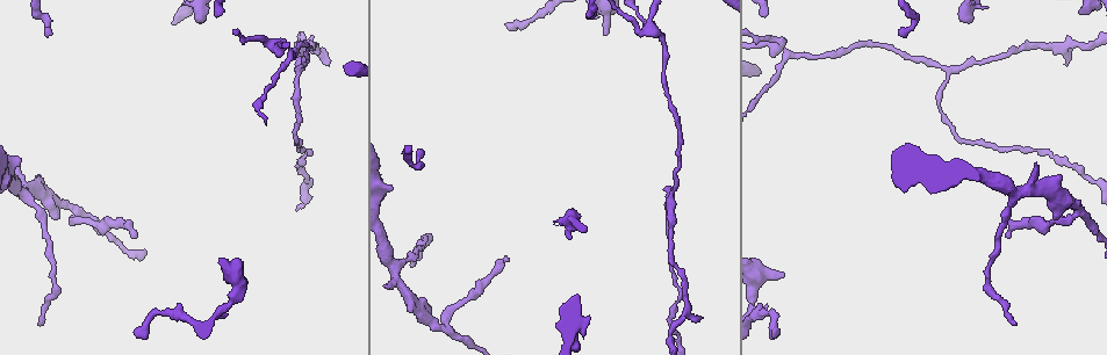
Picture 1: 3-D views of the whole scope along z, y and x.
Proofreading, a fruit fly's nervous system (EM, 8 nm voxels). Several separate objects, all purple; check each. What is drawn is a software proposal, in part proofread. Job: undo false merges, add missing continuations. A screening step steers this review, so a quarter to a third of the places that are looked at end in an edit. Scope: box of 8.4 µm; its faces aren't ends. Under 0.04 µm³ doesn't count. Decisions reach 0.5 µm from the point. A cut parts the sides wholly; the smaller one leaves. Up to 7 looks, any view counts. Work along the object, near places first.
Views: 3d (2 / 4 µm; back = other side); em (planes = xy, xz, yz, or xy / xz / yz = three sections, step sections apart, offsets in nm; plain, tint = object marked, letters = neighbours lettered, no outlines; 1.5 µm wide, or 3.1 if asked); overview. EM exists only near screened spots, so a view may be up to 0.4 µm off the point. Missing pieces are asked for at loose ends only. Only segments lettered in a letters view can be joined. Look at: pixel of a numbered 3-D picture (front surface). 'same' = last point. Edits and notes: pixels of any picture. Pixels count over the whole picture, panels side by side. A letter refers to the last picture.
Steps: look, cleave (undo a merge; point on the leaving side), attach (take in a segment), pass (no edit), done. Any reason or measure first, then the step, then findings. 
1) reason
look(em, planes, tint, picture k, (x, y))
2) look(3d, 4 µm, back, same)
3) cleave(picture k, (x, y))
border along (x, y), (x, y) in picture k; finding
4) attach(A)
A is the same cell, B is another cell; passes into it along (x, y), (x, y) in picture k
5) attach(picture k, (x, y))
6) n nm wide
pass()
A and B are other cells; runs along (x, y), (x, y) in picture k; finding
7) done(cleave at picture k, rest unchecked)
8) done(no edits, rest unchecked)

branch stops here
look(em, planes, plain, picture 1, (509, 259))

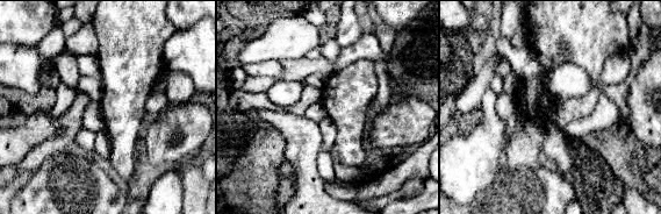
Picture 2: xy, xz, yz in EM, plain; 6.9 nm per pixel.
where the object lies
look(em, planes, tint, same)

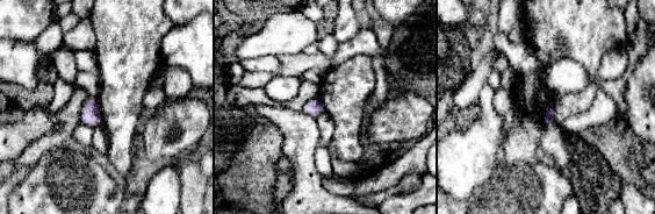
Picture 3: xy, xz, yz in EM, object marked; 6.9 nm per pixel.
see the neighbours
look(em, planes, letters, same)

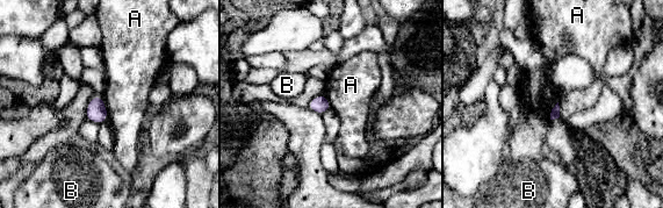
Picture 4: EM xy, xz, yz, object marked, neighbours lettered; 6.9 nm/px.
pass()
A and B are other cells; border along (99, 97), (103, 102), (108, 117) in picture 4; none of them fits

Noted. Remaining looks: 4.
an open end
look(em, planes, tint, picture 1, (1014, 322))

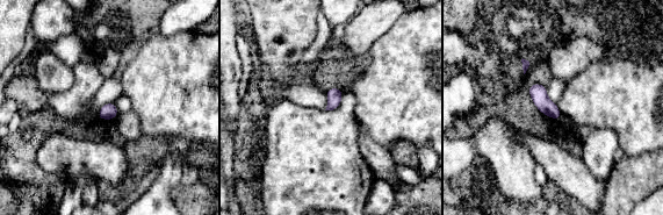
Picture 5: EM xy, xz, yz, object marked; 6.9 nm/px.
look(em, planes, letters, same)

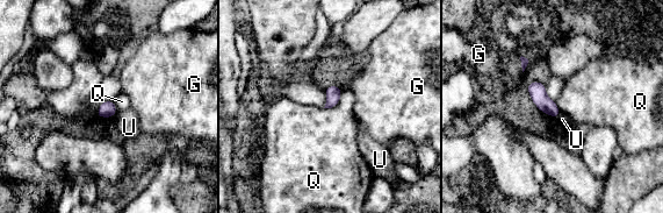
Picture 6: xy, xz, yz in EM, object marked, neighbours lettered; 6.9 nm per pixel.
pass()
G, Q and U are other cells; border along (341, 90), (339, 101), (324, 108) in picture 6; none of them fits

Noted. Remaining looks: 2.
arms part here
look(3d, 4 µm, picture 1, (78, 211))

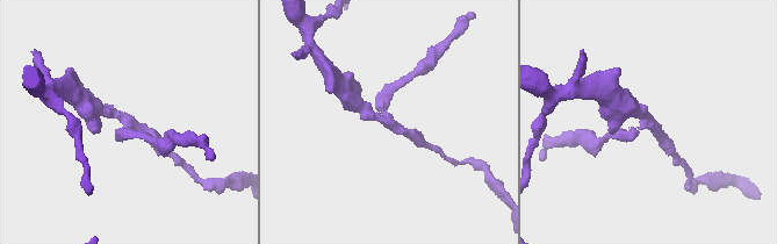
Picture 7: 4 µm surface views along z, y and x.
shape alone is not enough
look(em, planes, letters, picture 7, (385, 118))

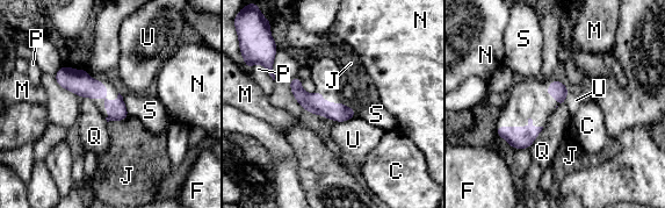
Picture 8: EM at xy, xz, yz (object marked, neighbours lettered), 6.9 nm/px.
120 nm wide
pass()
C, F, J, M, N, P, Q, S and U are other cells; runs along (58, 76), (98, 90), (124, 114) in picture 8; all the same neuron

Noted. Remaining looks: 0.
done(no edits, rest unchecked)

